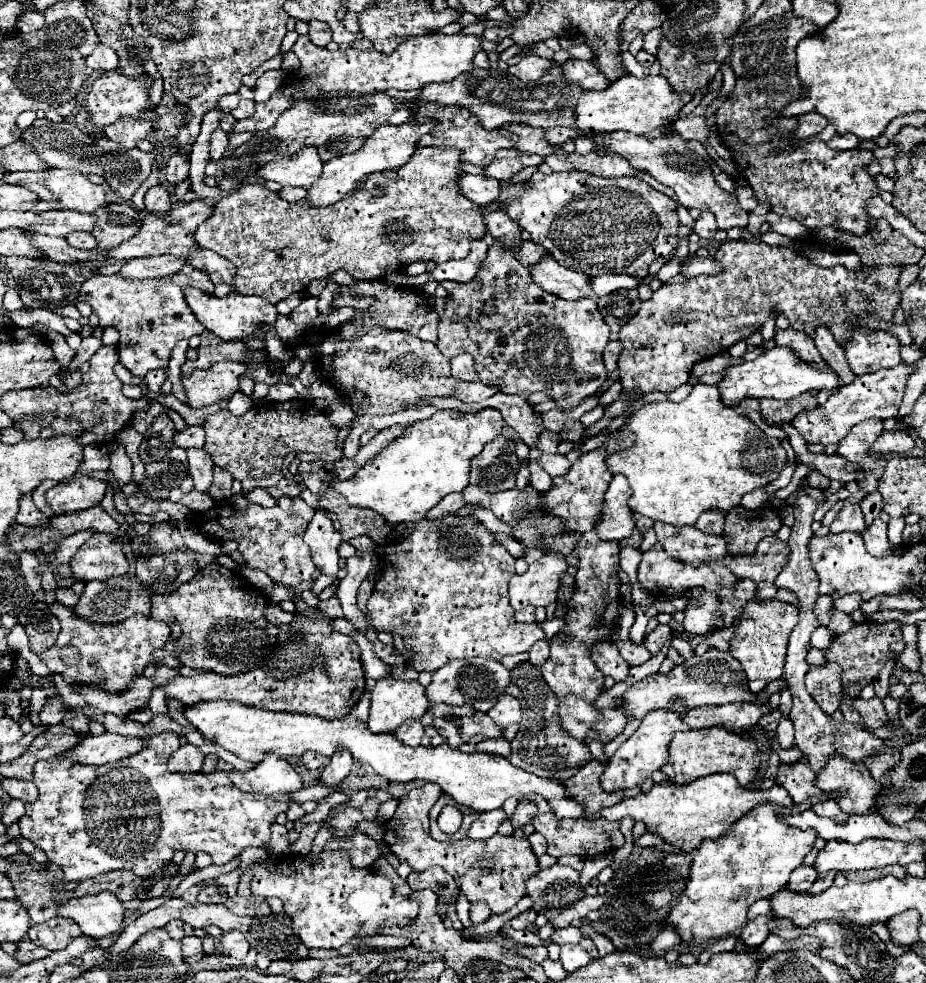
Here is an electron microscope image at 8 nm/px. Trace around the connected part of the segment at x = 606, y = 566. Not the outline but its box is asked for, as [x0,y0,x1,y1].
[542,536,620,700]

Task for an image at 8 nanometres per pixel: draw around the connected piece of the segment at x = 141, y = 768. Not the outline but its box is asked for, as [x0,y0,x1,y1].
[18,734,294,880]

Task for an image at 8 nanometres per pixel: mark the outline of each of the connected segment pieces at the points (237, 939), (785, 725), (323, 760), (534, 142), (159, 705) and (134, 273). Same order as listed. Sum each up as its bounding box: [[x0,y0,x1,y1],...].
[[220,930,250,958],[776,716,794,748],[301,752,330,770],[510,124,552,156],[150,686,168,714],[120,256,186,278]]

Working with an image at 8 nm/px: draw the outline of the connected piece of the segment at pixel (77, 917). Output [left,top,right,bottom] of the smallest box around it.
[58,892,124,938]

